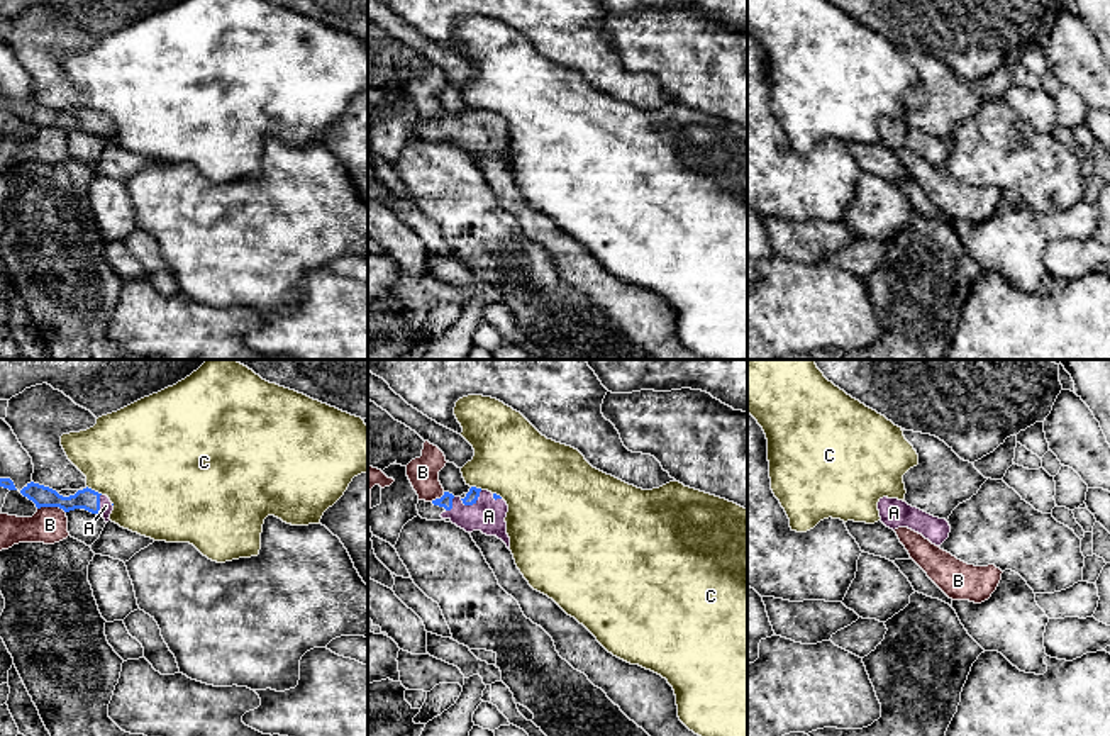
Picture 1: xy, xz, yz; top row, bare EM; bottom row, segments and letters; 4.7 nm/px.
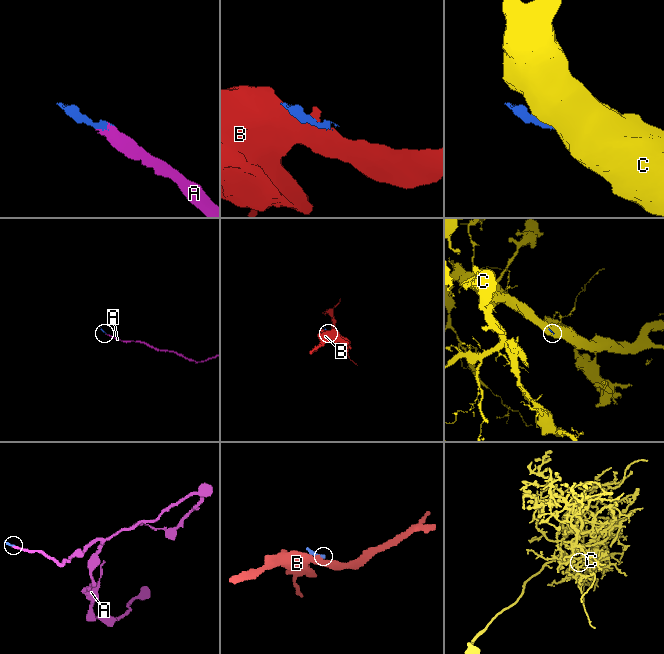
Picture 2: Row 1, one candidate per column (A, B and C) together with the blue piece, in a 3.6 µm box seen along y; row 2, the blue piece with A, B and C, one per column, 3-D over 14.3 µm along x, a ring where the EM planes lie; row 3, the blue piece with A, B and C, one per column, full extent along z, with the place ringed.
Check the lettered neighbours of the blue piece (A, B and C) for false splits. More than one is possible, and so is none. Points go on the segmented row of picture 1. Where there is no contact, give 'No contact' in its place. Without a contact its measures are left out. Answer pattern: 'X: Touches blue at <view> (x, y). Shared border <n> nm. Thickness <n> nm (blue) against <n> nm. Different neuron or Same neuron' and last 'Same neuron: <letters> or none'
A: Touches blue at xz (471, 504). Shared border 120 nm. Thickness 60 nm (blue) against 160 nm. Same neuron
B: Touches blue at xy (51, 506). Shared border 140 nm. Thickness 100 nm (blue) against 180 nm. Different neuron
C: Touches blue at xy (94, 490). Shared border 90 nm. Thickness 100 nm (blue) against 460 nm. Different neuron
Same neuron: A

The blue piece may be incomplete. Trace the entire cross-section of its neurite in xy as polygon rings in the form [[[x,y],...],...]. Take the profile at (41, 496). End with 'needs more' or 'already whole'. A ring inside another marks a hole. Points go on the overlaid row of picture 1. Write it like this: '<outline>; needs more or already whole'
[[[27,483],[20,493],[32,500],[37,509],[41,507],[59,507],[64,512],[75,509],[85,509],[92,514],[102,516],[105,522],[108,522],[114,505],[107,495],[102,495],[92,488],[78,490],[75,495],[63,497],[56,490],[39,485],[39,483]]]; needs more

